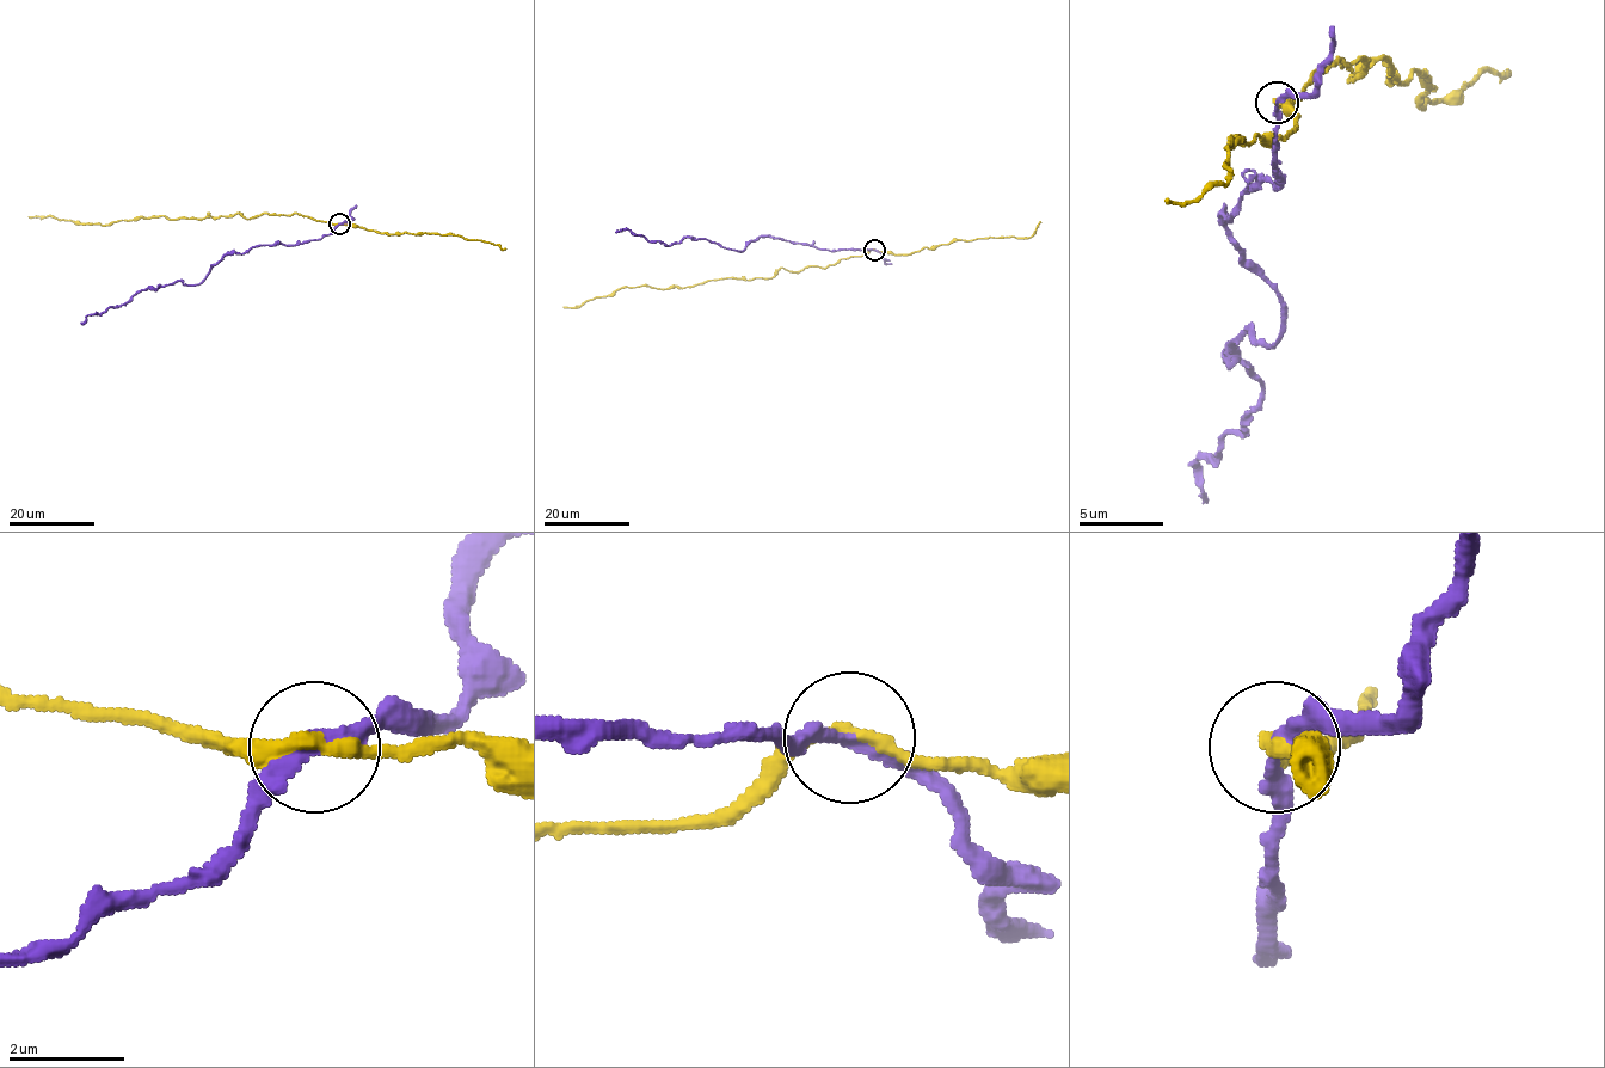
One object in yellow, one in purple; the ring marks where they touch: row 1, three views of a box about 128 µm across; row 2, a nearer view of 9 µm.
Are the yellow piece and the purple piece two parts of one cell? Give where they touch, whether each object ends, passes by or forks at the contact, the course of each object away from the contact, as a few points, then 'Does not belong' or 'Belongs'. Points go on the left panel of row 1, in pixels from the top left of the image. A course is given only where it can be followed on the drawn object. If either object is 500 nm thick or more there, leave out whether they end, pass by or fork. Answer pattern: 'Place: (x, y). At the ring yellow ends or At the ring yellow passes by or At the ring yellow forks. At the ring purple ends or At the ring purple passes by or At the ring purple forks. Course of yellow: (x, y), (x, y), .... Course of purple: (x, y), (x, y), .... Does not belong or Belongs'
Place: (339, 223). At the ring yellow passes by. At the ring purple passes by. Course of yellow: (339, 223), (299, 213), (246, 219), (239, 213), (134, 218), (106, 225), (29, 218). Course of purple: (339, 223), (320, 239), (227, 252), (196, 284), (176, 281), (139, 290), (123, 304), (88, 315), (81, 325). Does not belong

